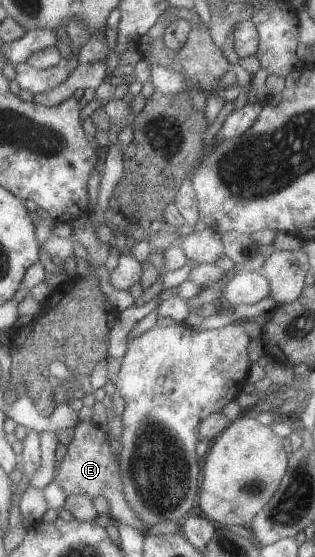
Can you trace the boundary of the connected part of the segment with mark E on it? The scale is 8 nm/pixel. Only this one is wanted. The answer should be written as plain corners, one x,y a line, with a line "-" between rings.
90,421
76,423
73,428
72,440
66,445
65,457
56,467
54,478
67,495
84,493
91,499
102,496
107,501
109,514
113,519
138,530
145,529
146,527
139,521
139,517
136,516
123,497
119,475
119,456
117,455
115,458
112,456
110,444
106,439
104,432
100,430
98,425

